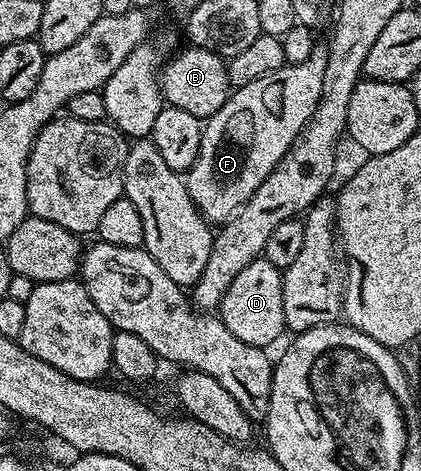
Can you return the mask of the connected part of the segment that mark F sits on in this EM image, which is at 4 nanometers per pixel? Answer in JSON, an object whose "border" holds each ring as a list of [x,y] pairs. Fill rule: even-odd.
{"border":[[[316,44],[311,55],[301,64],[285,64],[277,68],[277,72],[269,72],[249,84],[238,87],[228,94],[225,104],[213,117],[202,123],[203,135],[201,148],[197,152],[197,160],[191,169],[186,171],[187,191],[199,214],[209,224],[222,224],[231,221],[238,210],[261,188],[265,176],[277,168],[281,156],[289,152],[289,144],[297,140],[297,132],[305,128],[309,116],[313,116],[313,108],[317,108],[317,100],[321,100],[321,84],[325,80],[325,64],[327,51]]]}

